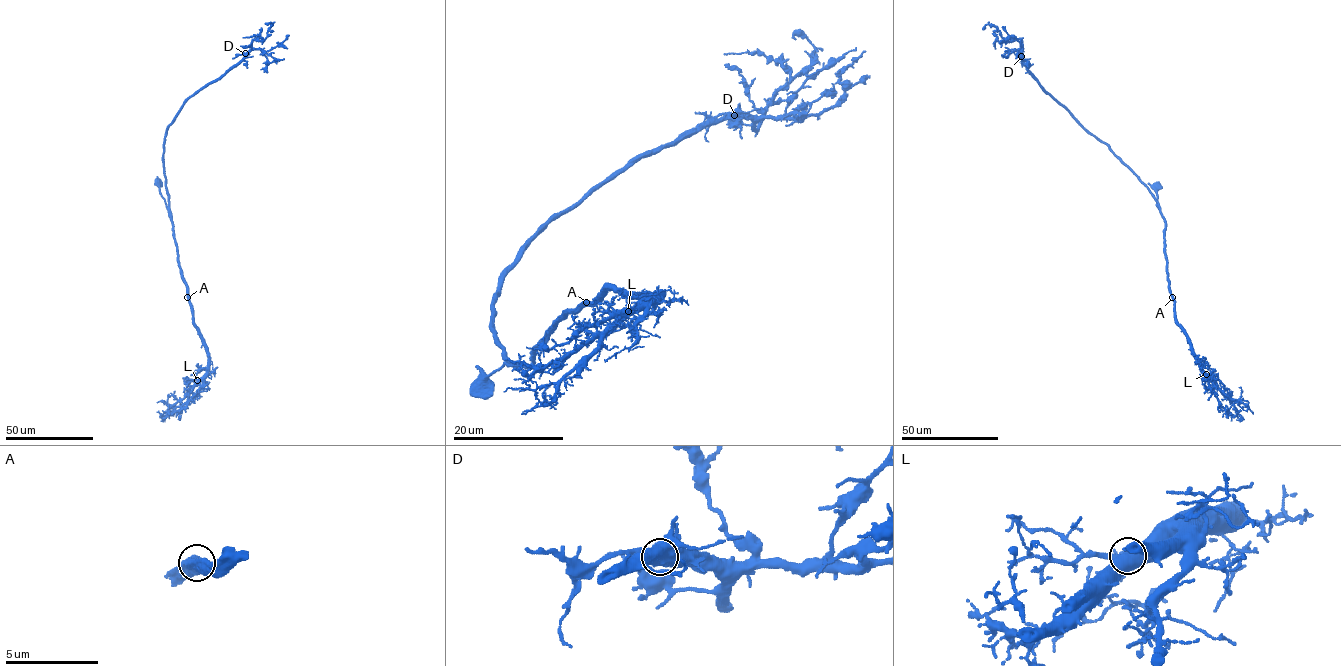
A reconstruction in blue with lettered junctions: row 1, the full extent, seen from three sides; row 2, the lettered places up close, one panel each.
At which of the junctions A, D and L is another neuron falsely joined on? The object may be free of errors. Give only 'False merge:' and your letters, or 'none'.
False merge: none

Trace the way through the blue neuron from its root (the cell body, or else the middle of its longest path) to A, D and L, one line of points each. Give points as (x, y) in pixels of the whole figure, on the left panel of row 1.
A: (159, 182), (173, 225), (187, 297)
D: (159, 182), (160, 193), (168, 209), (163, 156), (167, 129), (189, 98), (220, 79), (245, 53)
L: (159, 182), (173, 225), (193, 323), (207, 355), (207, 371), (197, 380)

